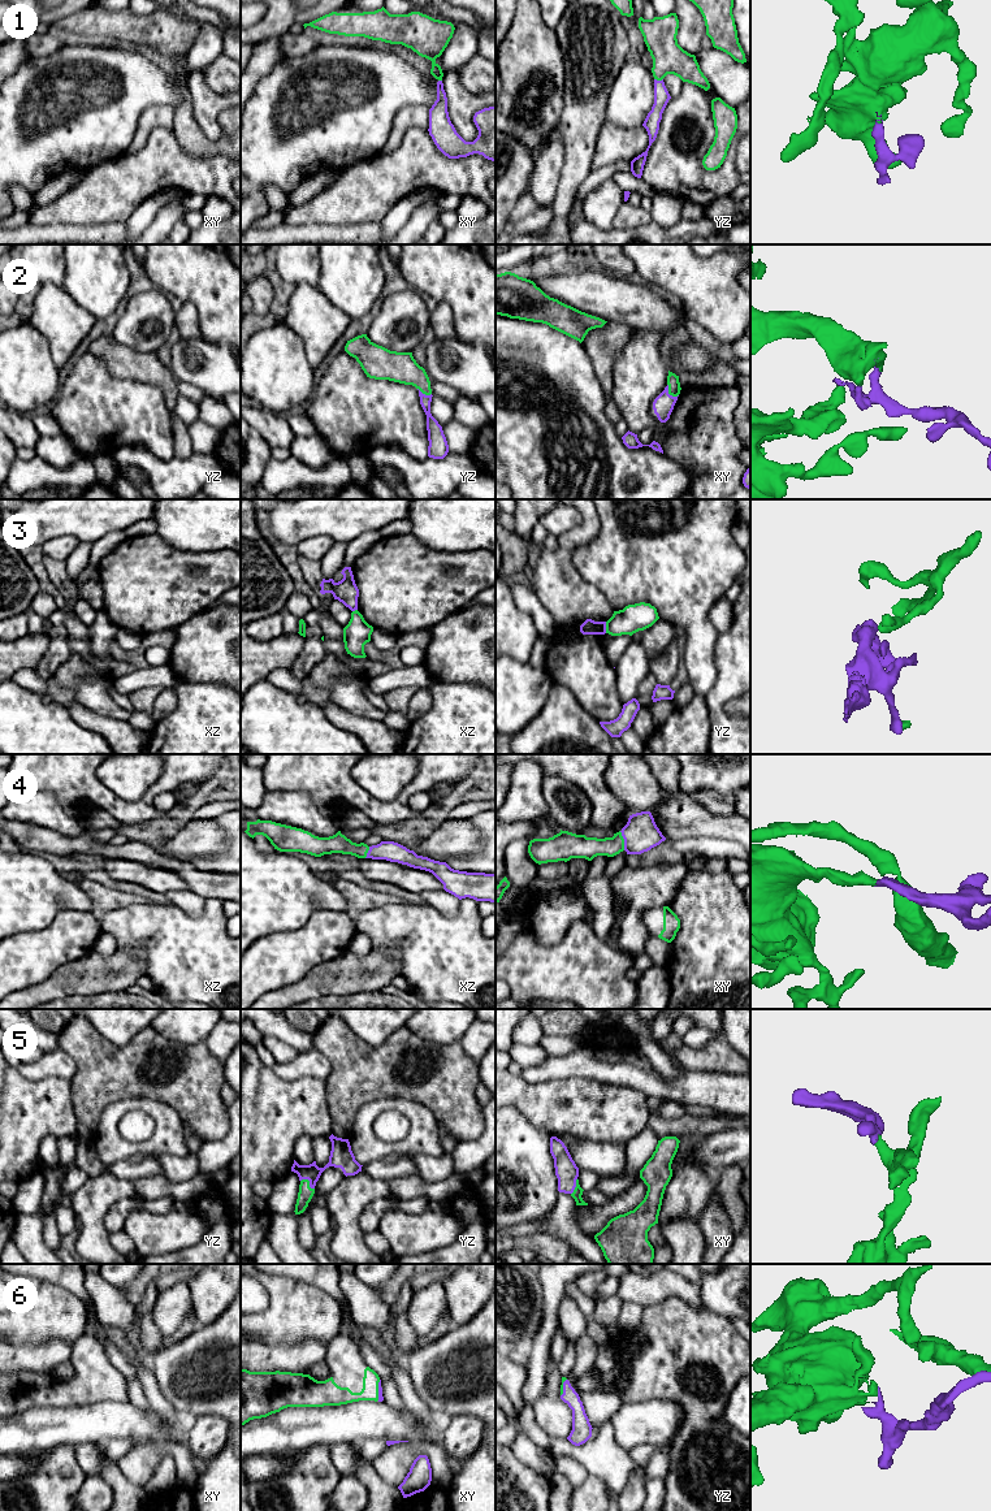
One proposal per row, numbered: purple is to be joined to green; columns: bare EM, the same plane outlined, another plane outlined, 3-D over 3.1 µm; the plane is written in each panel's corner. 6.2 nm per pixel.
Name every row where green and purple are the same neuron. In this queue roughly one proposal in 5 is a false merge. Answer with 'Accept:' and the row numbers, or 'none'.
Accept: 1, 2, 4, 5, 6

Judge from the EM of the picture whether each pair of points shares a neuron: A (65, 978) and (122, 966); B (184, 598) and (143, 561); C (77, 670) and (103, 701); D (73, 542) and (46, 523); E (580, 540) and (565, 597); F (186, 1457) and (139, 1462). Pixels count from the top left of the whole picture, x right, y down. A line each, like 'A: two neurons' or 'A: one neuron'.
A: one neuron
B: one neuron
C: one neuron
D: two neurons
E: one neuron
F: one neuron

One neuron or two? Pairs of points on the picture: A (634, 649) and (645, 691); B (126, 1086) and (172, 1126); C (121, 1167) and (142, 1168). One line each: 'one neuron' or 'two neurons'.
A: two neurons
B: two neurons
C: one neuron

